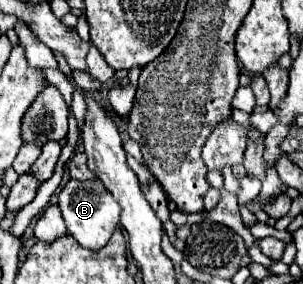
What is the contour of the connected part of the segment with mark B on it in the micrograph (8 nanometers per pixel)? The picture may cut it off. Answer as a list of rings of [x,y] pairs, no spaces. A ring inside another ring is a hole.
[[[69,180],[57,196],[57,204],[63,216],[63,222],[67,226],[67,232],[83,246],[89,250],[99,250],[103,248],[111,234],[115,232],[115,228],[119,226],[119,214],[121,214],[121,206],[115,202],[115,198],[111,198],[111,194],[105,190],[105,186],[99,180]]]

